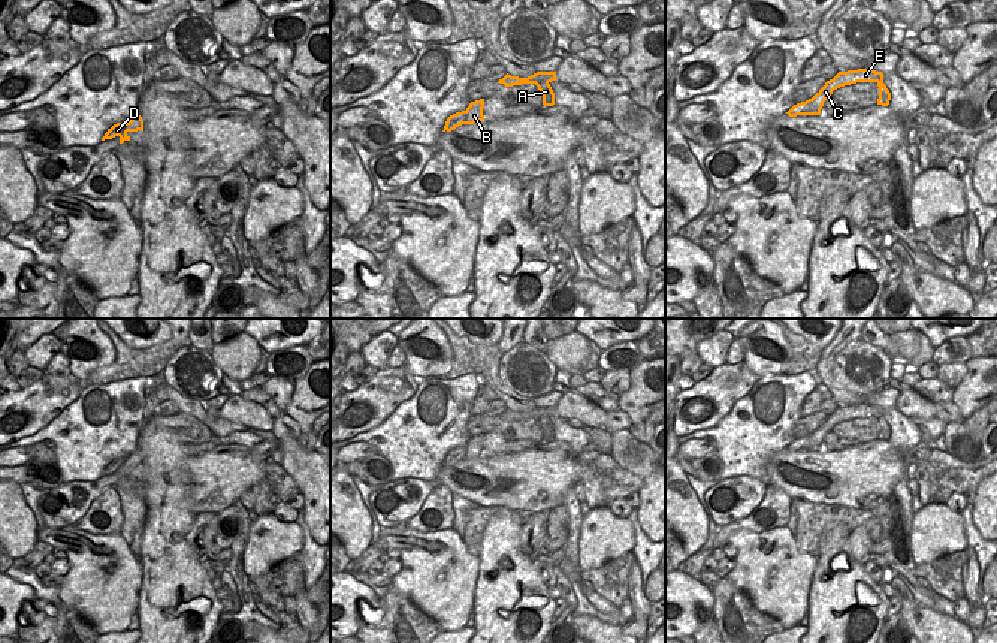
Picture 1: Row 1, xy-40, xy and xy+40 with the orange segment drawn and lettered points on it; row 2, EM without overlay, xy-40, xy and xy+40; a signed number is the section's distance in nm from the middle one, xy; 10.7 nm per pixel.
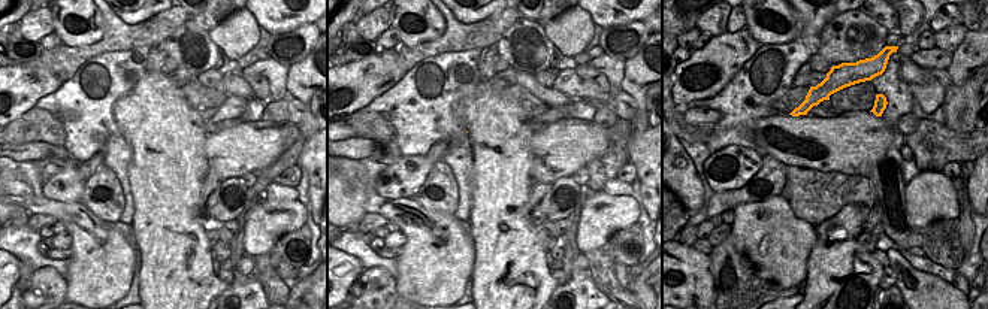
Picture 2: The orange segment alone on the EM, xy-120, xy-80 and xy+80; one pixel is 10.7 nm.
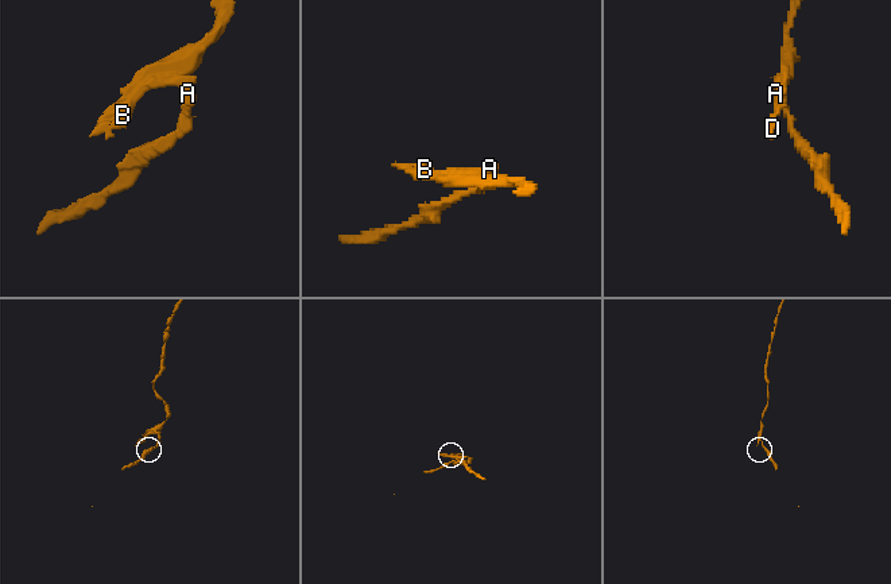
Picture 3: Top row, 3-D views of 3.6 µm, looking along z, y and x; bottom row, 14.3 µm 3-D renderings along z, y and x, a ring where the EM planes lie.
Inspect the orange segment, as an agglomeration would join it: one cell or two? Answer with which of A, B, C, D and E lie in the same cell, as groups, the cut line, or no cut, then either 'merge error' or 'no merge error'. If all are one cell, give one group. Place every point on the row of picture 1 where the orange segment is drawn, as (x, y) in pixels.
A / B C D E | xy (549, 81), (541, 81), (538, 88) | merge error

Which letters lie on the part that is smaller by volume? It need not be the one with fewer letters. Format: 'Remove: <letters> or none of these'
Remove: A

